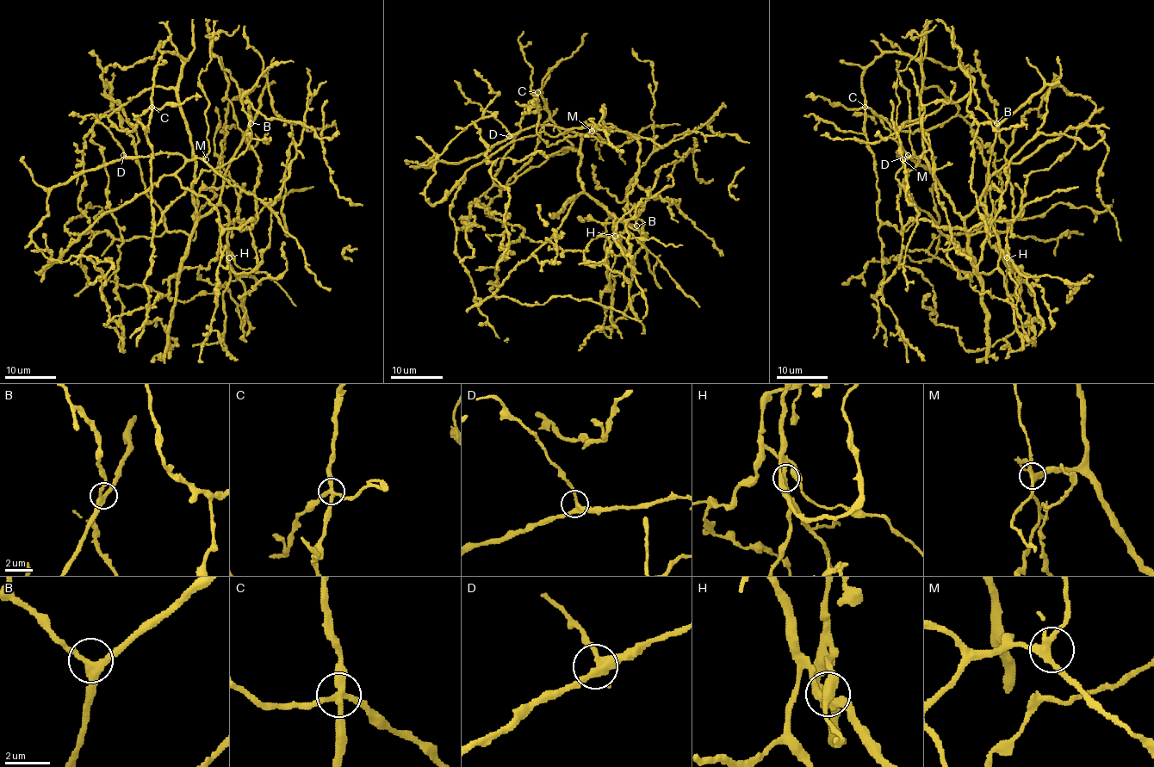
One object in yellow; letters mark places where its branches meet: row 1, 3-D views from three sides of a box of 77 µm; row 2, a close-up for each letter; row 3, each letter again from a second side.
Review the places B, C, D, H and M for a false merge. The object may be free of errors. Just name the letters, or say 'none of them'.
none of them

